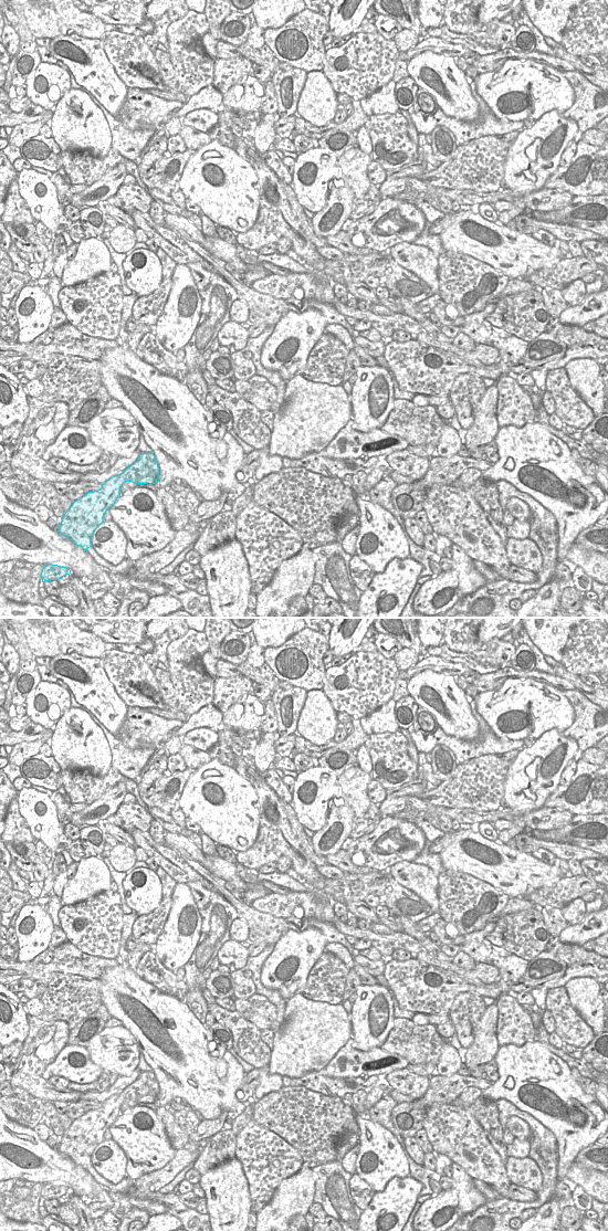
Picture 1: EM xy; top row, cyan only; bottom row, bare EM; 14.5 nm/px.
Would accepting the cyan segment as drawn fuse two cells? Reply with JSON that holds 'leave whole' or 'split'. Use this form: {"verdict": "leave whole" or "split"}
{"verdict": "leave whole"}

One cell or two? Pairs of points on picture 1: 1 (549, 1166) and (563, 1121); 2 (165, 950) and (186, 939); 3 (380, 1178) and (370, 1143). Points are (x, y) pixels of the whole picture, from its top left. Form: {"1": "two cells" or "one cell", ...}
{"1": "two cells", "2": "one cell", "3": "one cell"}

